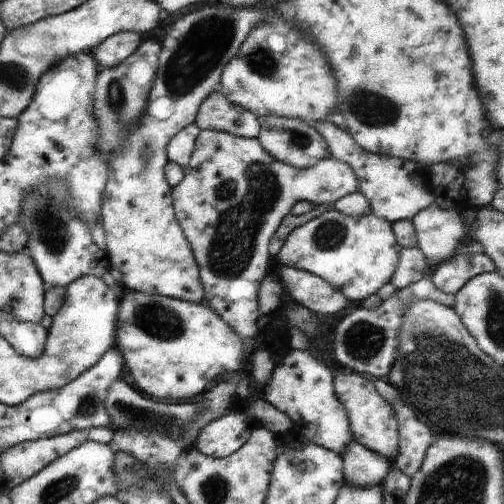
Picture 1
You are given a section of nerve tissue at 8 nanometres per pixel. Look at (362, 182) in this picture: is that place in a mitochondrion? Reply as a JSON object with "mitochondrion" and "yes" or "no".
{"mitochondrion":"no"}

